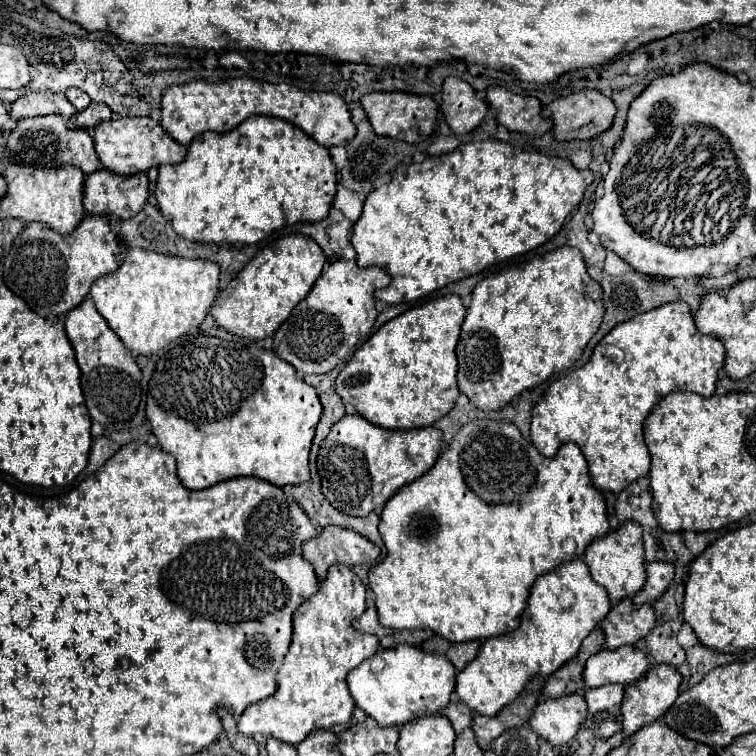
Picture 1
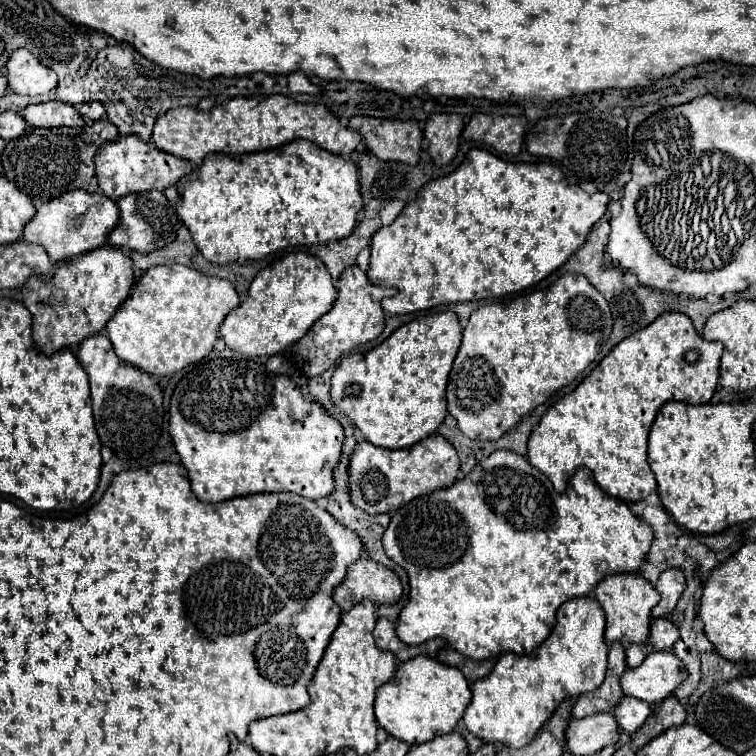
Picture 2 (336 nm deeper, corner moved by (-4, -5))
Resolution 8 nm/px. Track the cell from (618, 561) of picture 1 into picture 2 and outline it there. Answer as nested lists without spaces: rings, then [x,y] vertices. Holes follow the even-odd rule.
[[[616,573],[608,575],[600,581],[594,589],[594,599],[600,603],[602,611],[606,613],[606,641],[608,645],[620,641],[622,645],[632,643],[646,643],[650,635],[650,611],[658,605],[660,595],[658,591],[640,575],[640,573]]]

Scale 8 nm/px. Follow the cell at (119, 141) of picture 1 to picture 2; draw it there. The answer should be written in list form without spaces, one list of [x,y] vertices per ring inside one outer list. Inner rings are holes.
[[[136,135],[120,137],[118,141],[102,143],[98,155],[96,155],[96,179],[106,197],[112,201],[118,201],[124,195],[130,193],[142,193],[142,191],[164,191],[172,185],[176,185],[184,175],[192,171],[192,163],[186,159],[178,159],[170,153],[164,153],[156,149],[152,143],[140,141]]]

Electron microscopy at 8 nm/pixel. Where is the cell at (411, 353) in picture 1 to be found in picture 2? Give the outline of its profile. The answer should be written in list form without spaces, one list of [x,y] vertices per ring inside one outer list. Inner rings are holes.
[[[452,311],[430,313],[404,323],[372,351],[342,359],[332,375],[330,401],[376,447],[410,447],[432,435],[448,415],[444,391],[460,339],[462,327]]]

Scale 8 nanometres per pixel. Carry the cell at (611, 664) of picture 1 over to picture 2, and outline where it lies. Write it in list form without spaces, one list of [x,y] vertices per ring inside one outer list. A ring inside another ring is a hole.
[[[656,651],[650,653],[640,667],[628,669],[620,679],[620,685],[630,697],[646,703],[660,703],[670,697],[686,677],[686,669],[674,653]]]

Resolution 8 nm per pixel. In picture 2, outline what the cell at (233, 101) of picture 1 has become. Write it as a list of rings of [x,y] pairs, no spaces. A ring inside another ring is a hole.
[[[272,95],[262,101],[234,97],[214,106],[210,111],[200,111],[196,107],[176,107],[158,117],[152,133],[152,143],[160,151],[188,159],[198,167],[208,153],[244,155],[254,151],[270,151],[294,139],[308,139],[330,153],[350,155],[362,137],[358,131],[342,127],[338,119],[326,109],[326,105],[298,103],[286,95]]]

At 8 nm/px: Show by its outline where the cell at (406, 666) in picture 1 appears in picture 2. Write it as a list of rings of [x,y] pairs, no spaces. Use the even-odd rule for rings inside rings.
[[[418,655],[410,661],[404,661],[396,669],[394,679],[378,689],[374,711],[378,725],[384,731],[408,745],[418,745],[430,741],[432,737],[450,733],[470,701],[472,691],[458,669],[442,665],[426,655]]]

